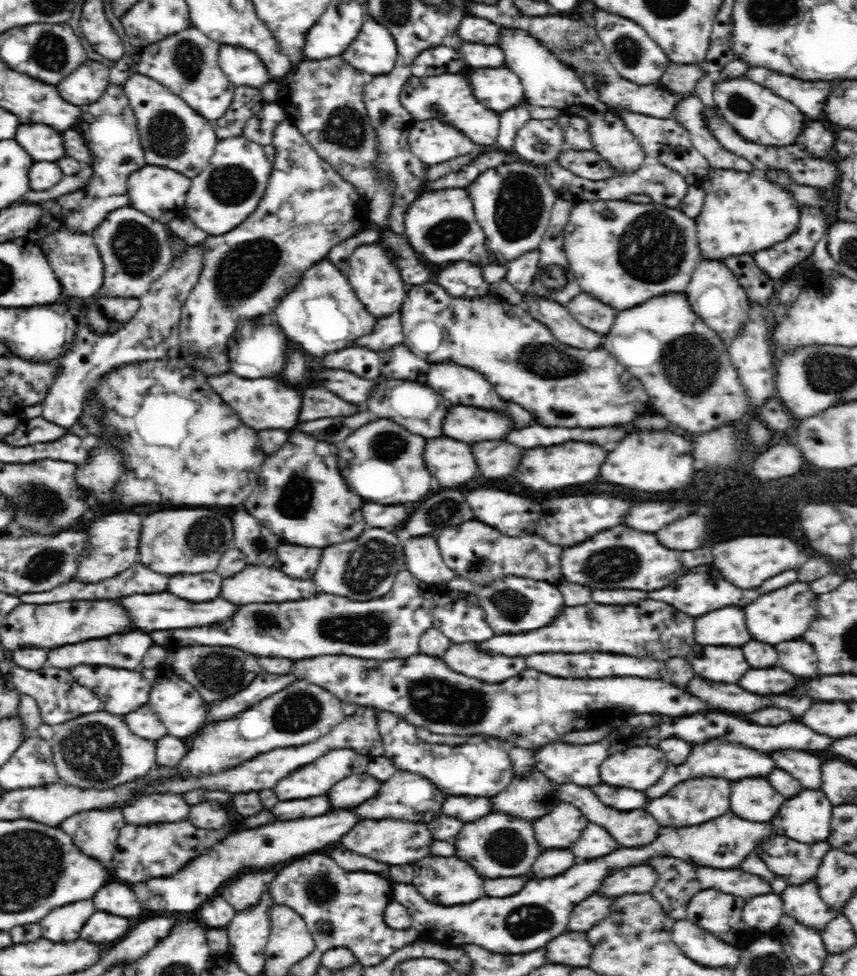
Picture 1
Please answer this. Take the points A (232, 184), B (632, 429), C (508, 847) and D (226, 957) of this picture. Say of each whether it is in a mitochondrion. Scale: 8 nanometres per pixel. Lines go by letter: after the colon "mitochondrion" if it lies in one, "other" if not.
A: mitochondrion
B: other
C: mitochondrion
D: other

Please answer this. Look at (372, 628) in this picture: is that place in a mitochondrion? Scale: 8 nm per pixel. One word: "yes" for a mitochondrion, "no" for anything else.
yes

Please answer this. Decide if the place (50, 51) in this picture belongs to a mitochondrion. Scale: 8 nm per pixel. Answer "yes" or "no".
yes

